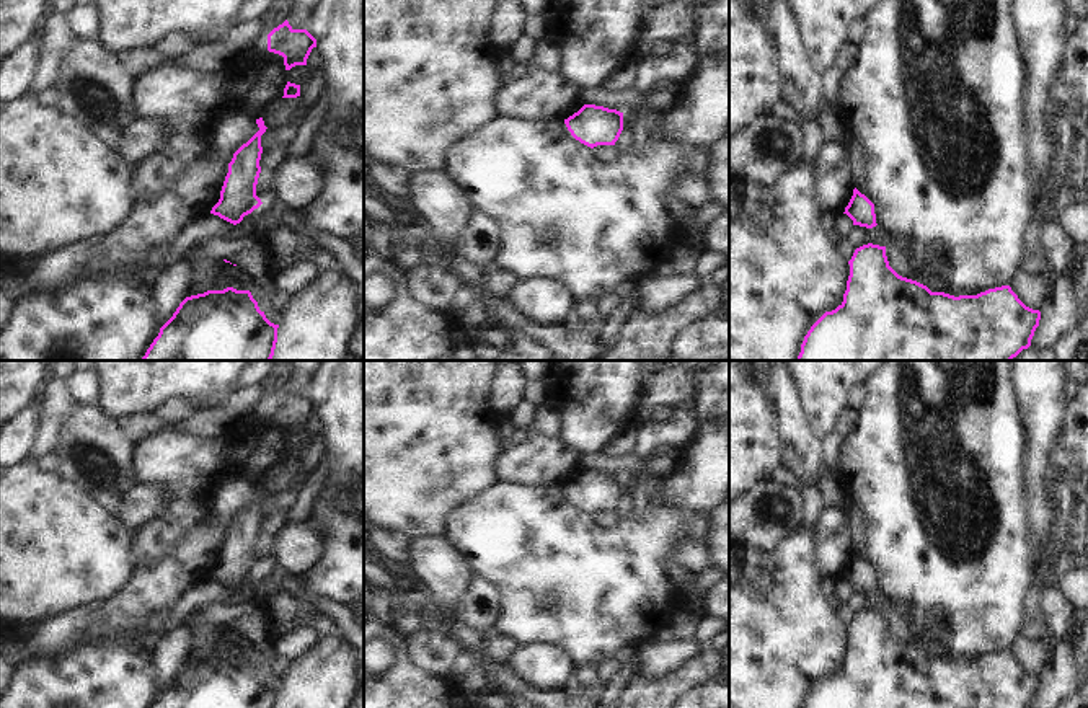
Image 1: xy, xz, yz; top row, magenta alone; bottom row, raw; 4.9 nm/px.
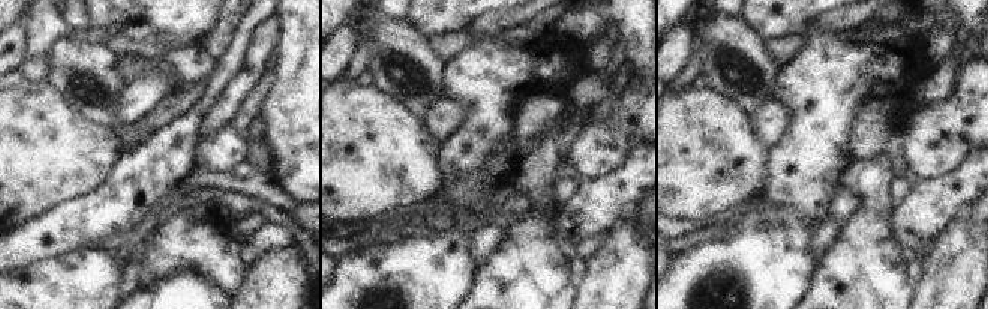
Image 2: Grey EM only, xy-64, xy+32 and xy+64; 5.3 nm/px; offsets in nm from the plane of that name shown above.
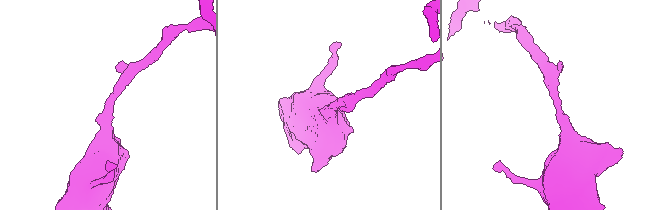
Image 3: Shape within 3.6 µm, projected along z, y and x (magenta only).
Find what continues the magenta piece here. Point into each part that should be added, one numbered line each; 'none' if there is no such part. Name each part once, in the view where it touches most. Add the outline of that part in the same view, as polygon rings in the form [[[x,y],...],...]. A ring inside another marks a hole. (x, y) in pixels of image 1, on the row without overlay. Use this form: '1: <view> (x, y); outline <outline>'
none

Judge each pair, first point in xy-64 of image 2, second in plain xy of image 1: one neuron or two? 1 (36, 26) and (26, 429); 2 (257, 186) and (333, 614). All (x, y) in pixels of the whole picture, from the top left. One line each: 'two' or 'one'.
1: two
2: one

